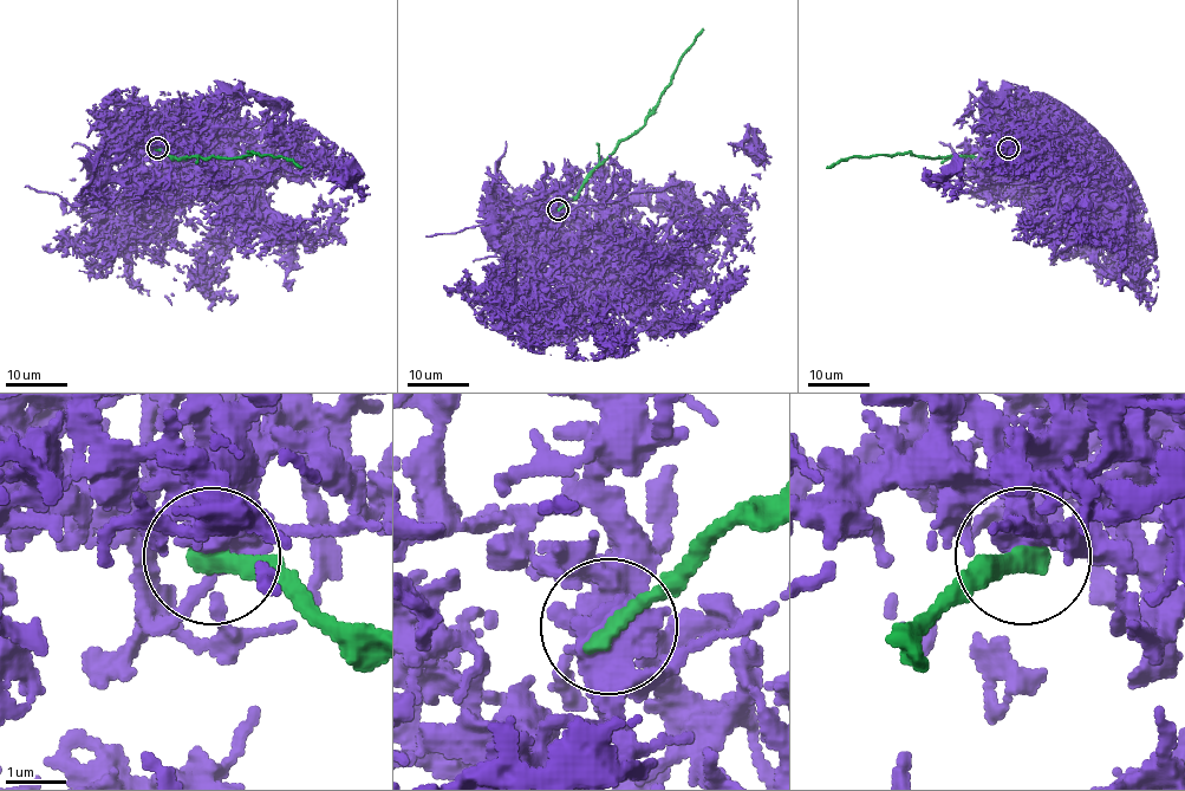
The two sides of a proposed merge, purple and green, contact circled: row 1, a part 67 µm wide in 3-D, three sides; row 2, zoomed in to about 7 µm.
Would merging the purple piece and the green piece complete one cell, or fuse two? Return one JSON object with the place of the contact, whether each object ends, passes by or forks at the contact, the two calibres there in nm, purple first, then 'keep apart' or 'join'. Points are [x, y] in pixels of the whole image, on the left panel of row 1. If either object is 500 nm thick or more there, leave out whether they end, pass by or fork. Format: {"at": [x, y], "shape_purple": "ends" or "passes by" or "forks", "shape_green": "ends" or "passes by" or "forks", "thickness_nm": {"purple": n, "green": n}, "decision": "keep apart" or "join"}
{"at": [157, 148], "shape_purple": "passes by", "shape_green": "ends", "thickness_nm": {"purple": 440, "green": 340}, "decision": "keep apart"}

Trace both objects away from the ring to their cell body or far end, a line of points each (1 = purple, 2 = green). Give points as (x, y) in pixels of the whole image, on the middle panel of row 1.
1: (558, 209), (605, 246), (645, 252), (672, 224), (743, 195), (757, 163), (733, 144), (735, 155)
2: (558, 209), (578, 194), (585, 179), (623, 140), (644, 124), (684, 52), (702, 27)

